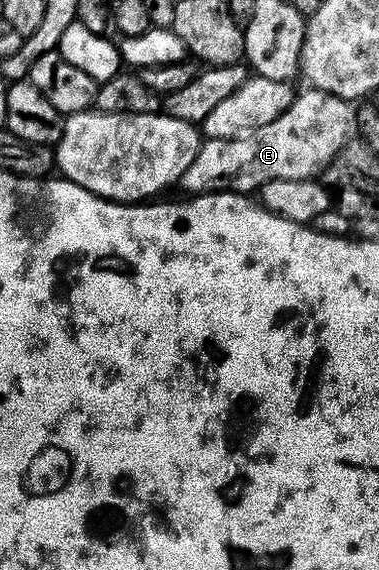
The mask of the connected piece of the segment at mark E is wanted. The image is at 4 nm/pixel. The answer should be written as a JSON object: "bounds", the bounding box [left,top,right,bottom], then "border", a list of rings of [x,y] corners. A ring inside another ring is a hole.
{"bounds":[179,87,358,195],"border":[[[312,87],[306,93],[298,92],[294,96],[291,107],[279,115],[271,123],[246,132],[240,137],[210,137],[202,140],[195,159],[191,159],[191,167],[183,171],[179,185],[186,189],[186,194],[202,193],[239,193],[249,195],[260,190],[262,185],[271,183],[271,179],[303,179],[304,181],[324,174],[325,168],[335,159],[335,155],[347,142],[354,140],[358,132],[357,115],[354,106],[334,93],[324,93]]]}

